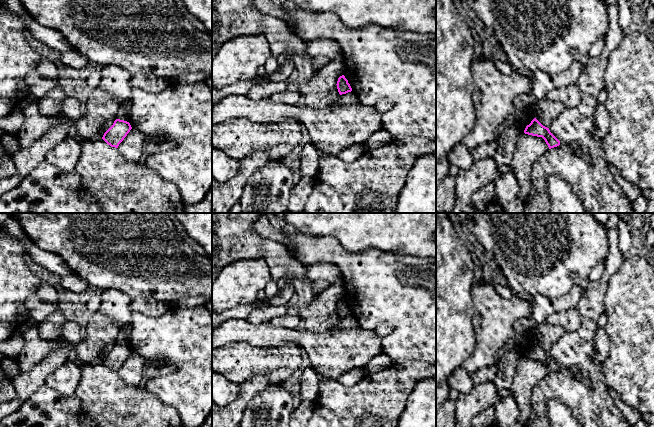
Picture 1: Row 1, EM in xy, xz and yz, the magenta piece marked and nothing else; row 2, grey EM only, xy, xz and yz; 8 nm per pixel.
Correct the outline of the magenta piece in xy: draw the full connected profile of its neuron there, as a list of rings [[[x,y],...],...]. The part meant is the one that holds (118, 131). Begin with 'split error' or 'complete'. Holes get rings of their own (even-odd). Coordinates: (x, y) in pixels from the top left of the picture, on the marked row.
complete; [[[116,119],[113,125],[104,133],[102,139],[111,147],[118,148],[131,129],[129,122]]]

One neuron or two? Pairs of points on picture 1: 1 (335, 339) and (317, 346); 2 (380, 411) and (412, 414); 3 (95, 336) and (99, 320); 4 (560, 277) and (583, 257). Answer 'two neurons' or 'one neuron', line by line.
1: one neuron
2: two neurons
3: one neuron
4: one neuron

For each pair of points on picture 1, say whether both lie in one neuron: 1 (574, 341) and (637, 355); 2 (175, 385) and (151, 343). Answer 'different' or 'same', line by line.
1: different
2: same

